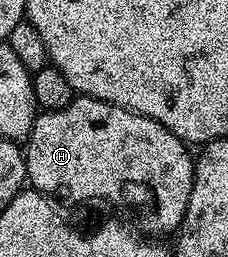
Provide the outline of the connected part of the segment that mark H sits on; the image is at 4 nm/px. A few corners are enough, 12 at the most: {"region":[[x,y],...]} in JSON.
{"region":[[77,96],[36,117],[27,182],[144,235],[187,216],[195,158],[157,120]]}

